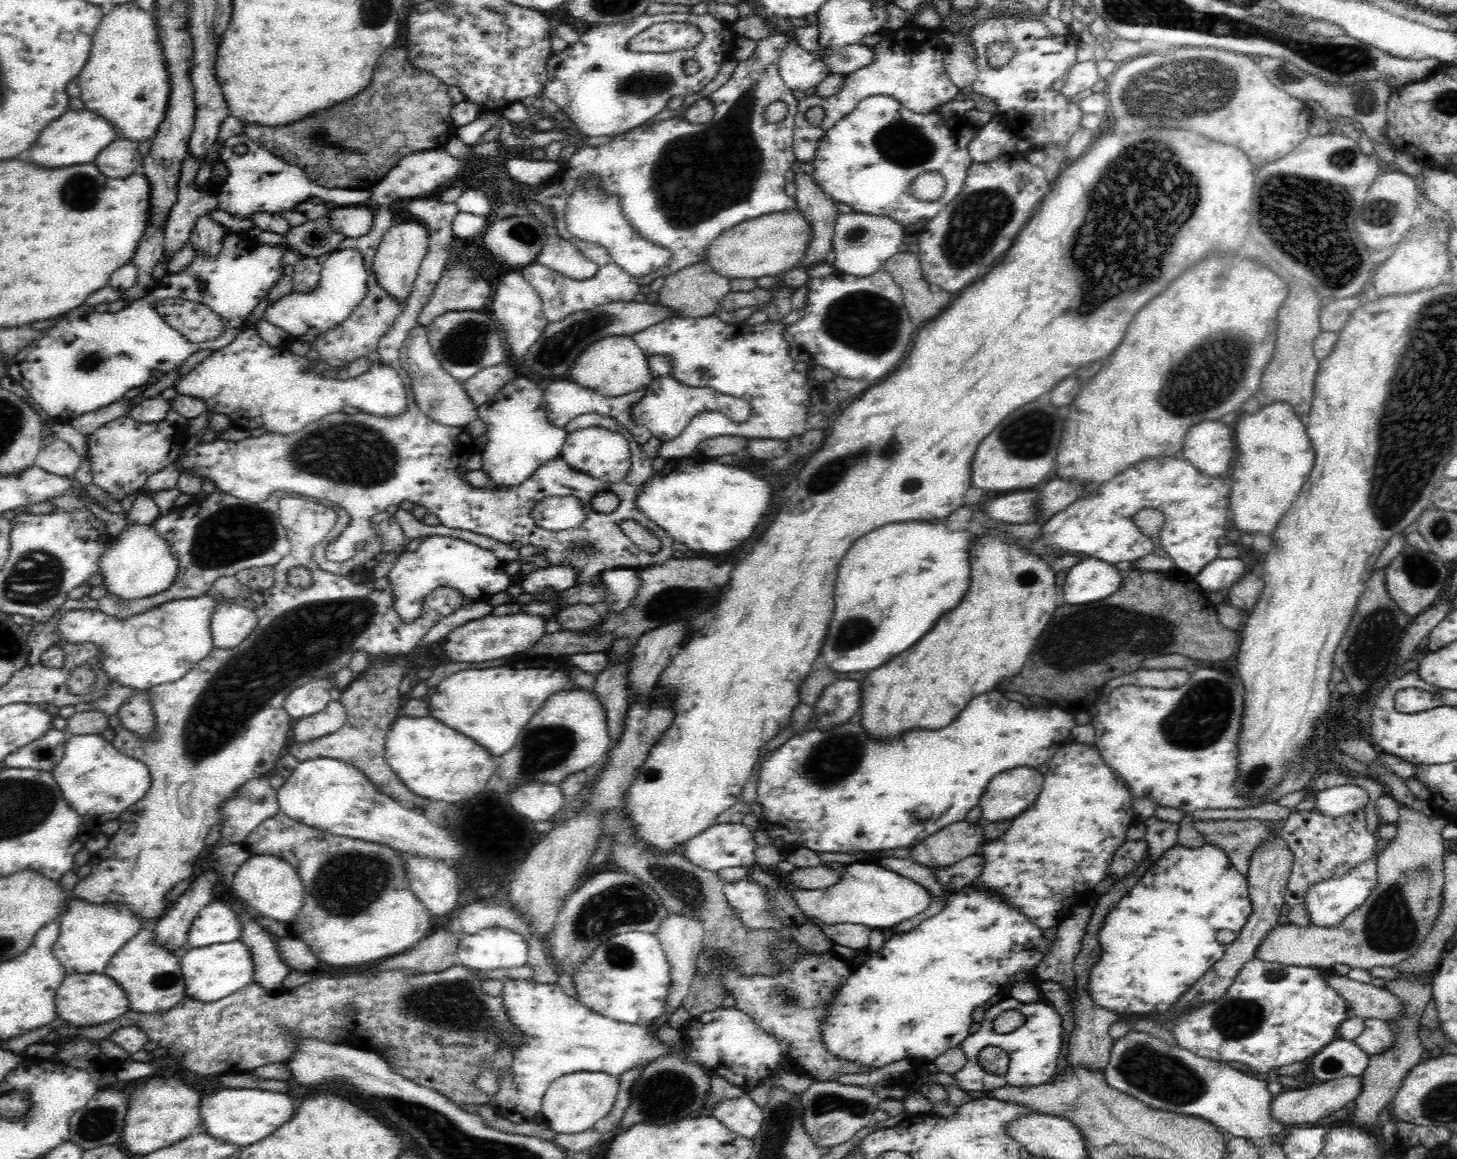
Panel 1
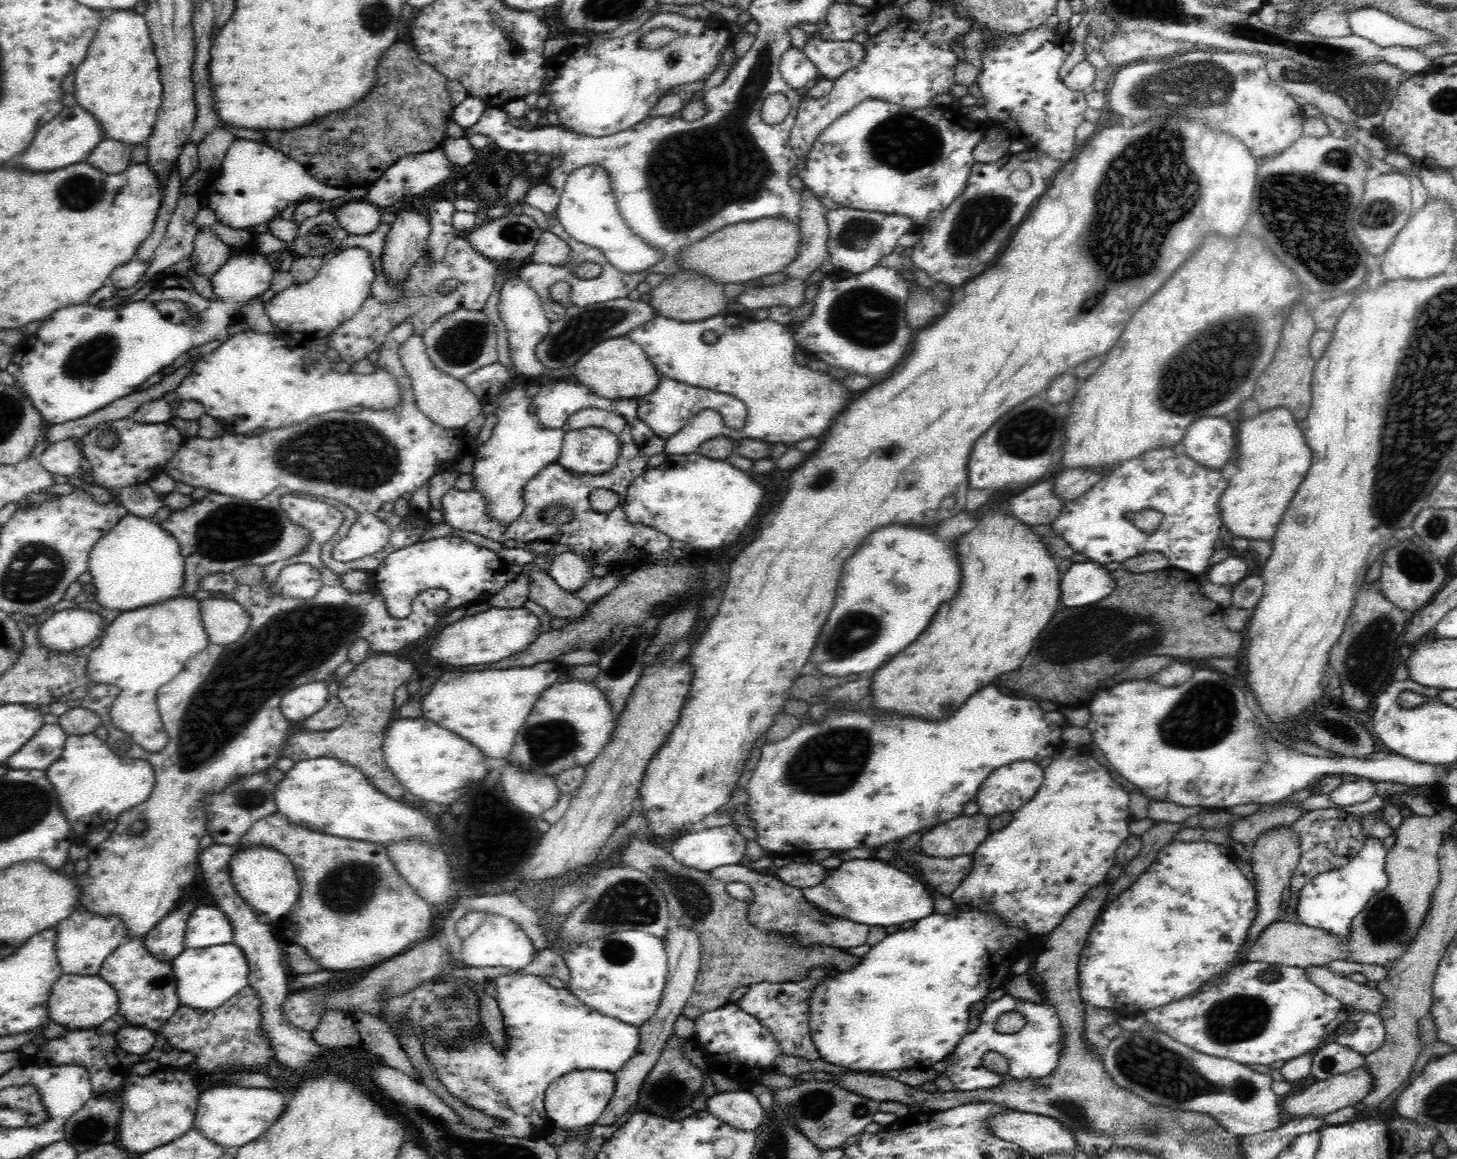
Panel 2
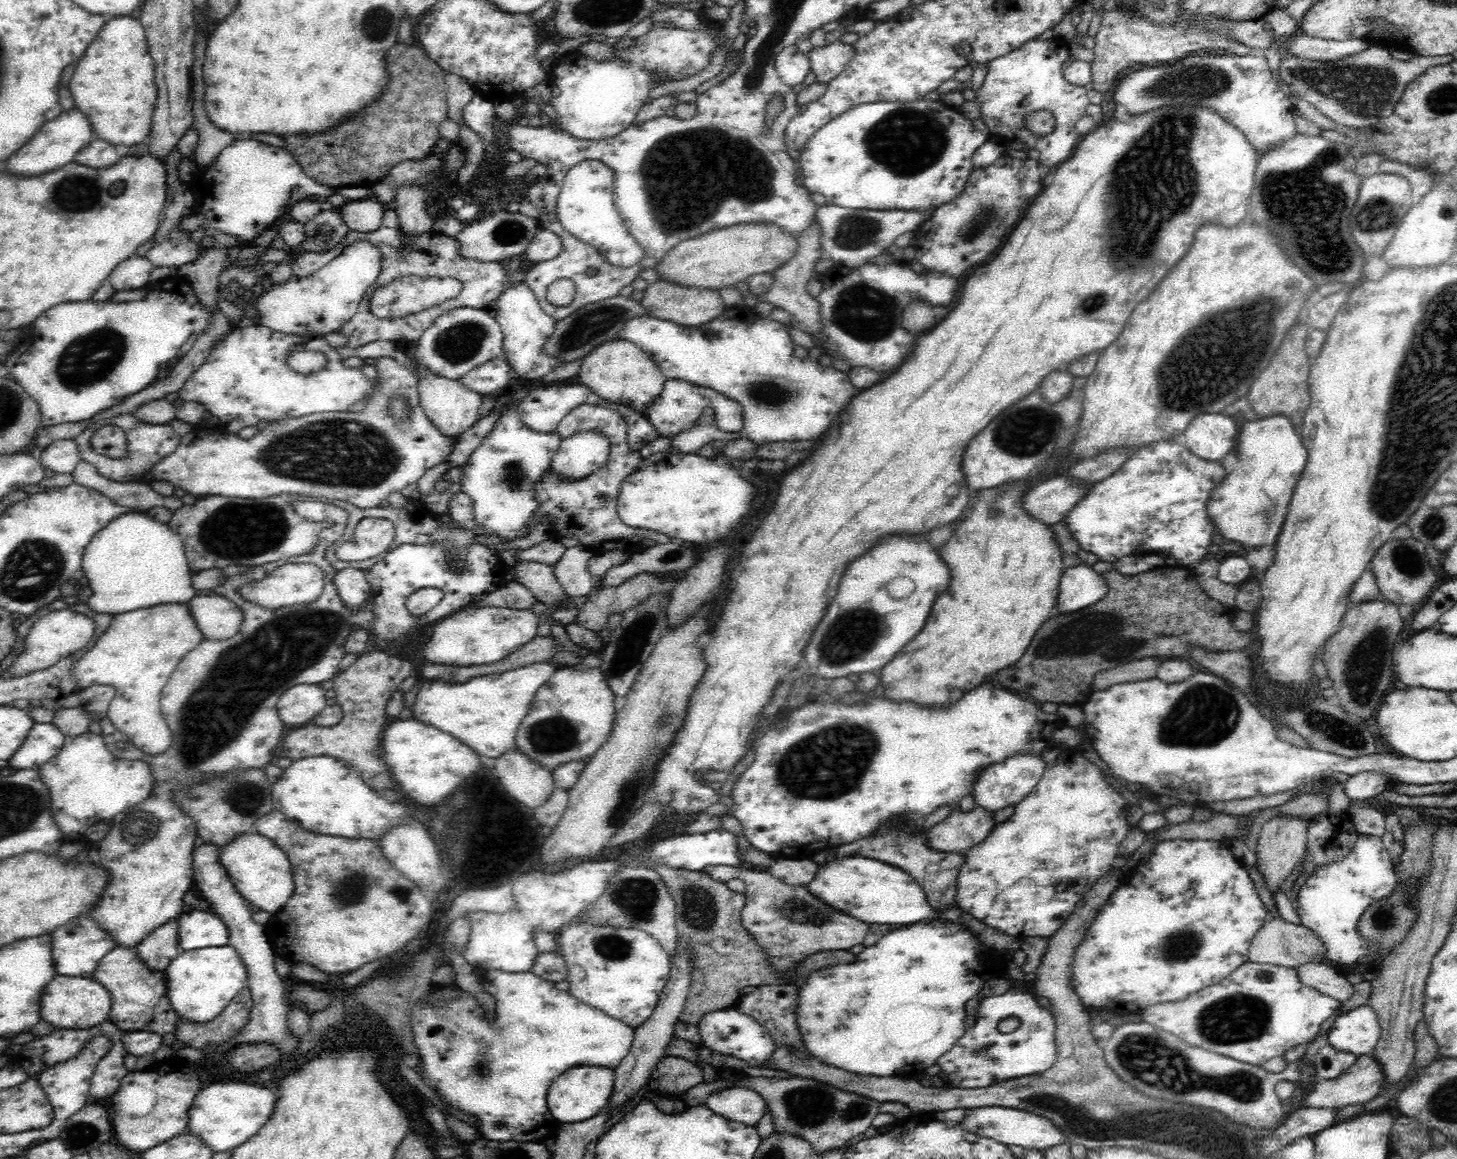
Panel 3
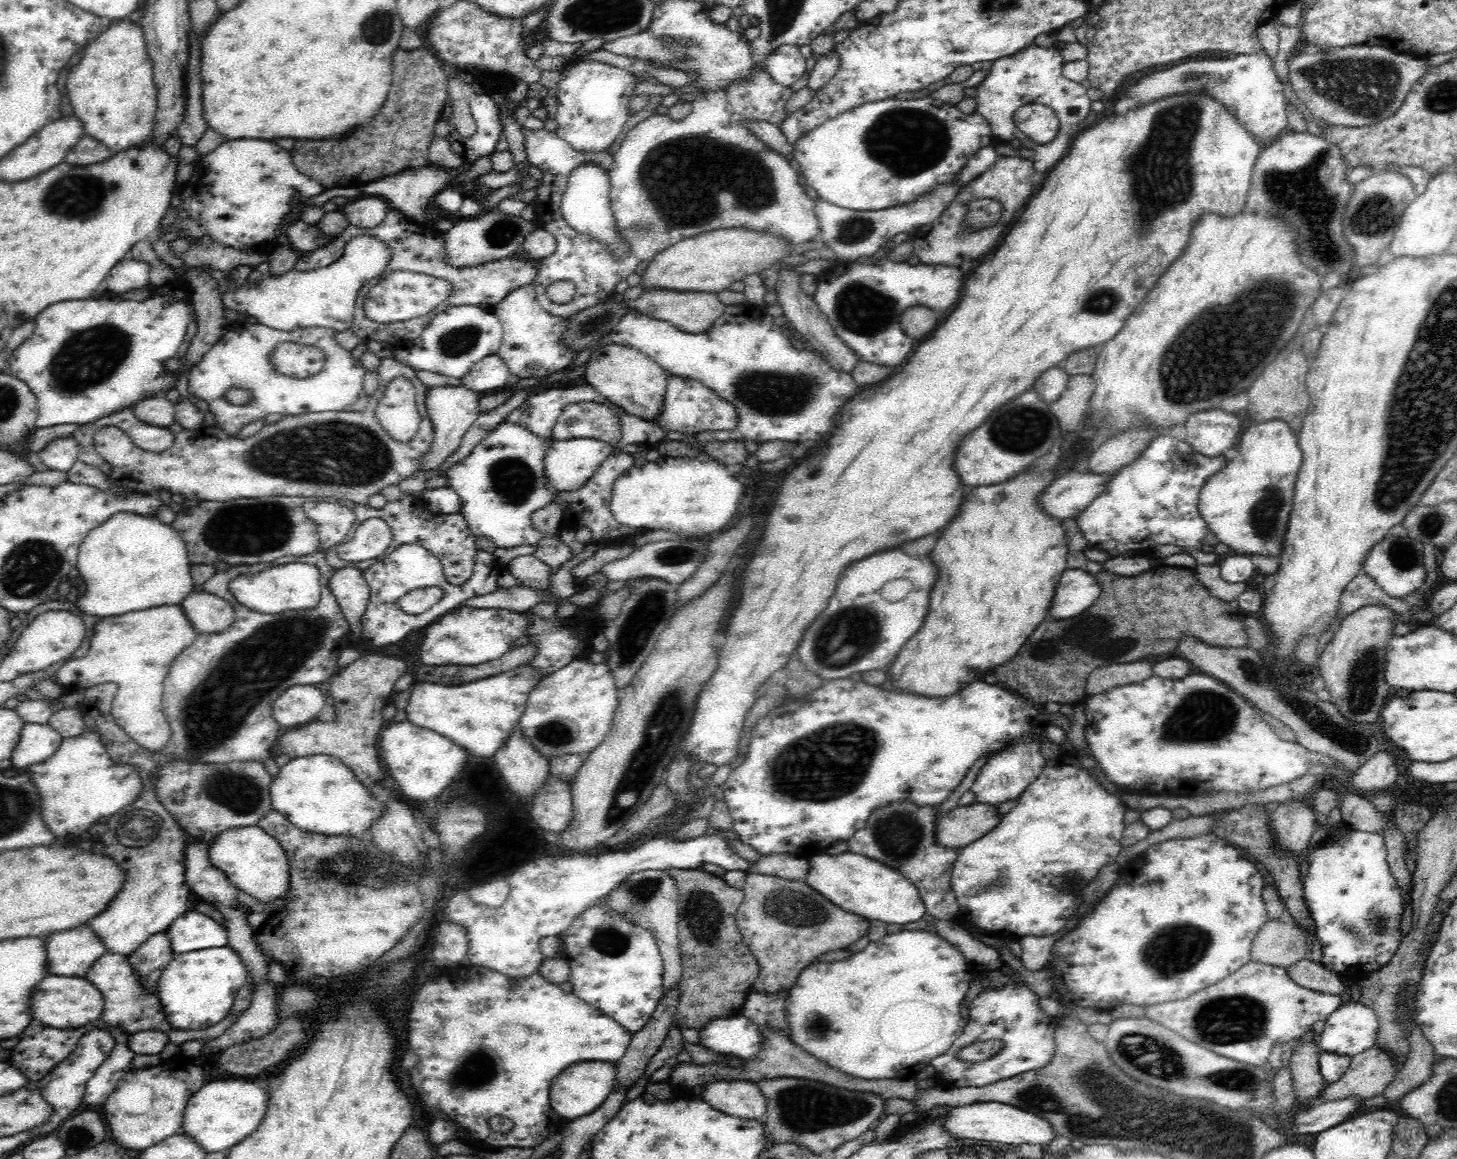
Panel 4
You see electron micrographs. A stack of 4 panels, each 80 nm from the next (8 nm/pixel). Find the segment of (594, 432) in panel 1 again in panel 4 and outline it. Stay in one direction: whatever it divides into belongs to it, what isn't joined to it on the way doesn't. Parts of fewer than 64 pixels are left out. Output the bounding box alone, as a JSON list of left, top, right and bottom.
[544,437,613,490]

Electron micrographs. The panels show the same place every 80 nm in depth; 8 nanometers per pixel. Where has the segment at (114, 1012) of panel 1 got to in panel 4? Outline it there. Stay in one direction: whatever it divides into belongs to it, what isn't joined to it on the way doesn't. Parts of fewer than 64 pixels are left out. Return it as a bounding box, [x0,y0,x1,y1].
[32,976,105,1029]

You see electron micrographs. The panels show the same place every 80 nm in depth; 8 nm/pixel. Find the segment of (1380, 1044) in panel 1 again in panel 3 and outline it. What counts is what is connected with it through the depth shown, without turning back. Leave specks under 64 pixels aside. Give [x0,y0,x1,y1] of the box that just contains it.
[1327,1004,1380,1056]

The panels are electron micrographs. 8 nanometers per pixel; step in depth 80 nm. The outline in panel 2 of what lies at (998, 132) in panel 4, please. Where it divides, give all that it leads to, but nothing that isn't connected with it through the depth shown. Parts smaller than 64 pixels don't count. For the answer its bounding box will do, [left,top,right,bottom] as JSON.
[975,24,1087,161]

